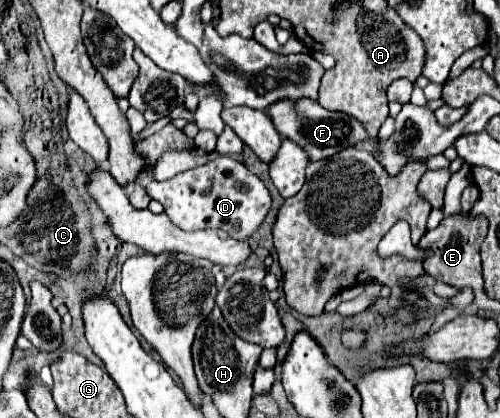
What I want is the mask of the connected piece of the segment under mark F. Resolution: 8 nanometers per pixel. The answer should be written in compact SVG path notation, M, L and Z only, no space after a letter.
M304 98L300 102L276 102L276 106L270 106L268 116L272 118L276 130L282 136L290 138L292 142L302 146L310 154L310 160L330 158L330 156L338 154L340 150L356 146L368 138L364 126L356 118L342 114L342 112L326 110L318 102L312 102L308 98Z

